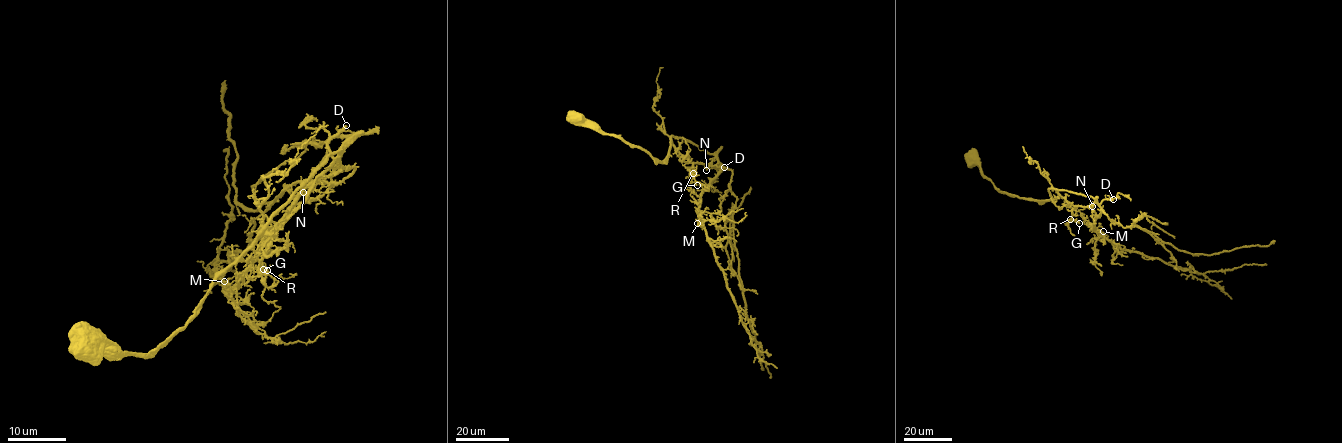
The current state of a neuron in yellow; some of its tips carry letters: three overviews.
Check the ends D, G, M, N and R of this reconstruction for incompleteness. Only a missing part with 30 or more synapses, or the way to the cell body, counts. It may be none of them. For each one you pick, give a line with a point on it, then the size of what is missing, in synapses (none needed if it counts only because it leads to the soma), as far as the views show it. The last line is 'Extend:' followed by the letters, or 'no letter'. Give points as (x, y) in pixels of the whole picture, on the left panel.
D: (346, 125) | 60 syn
Extend: D

